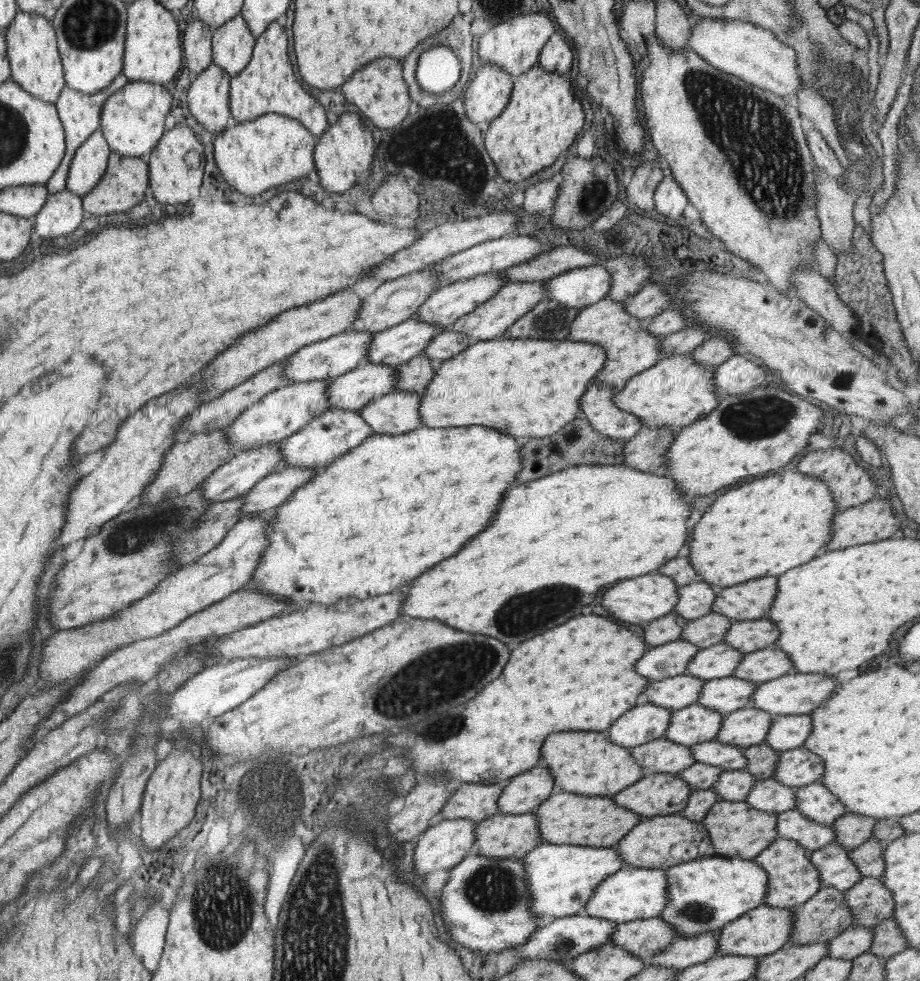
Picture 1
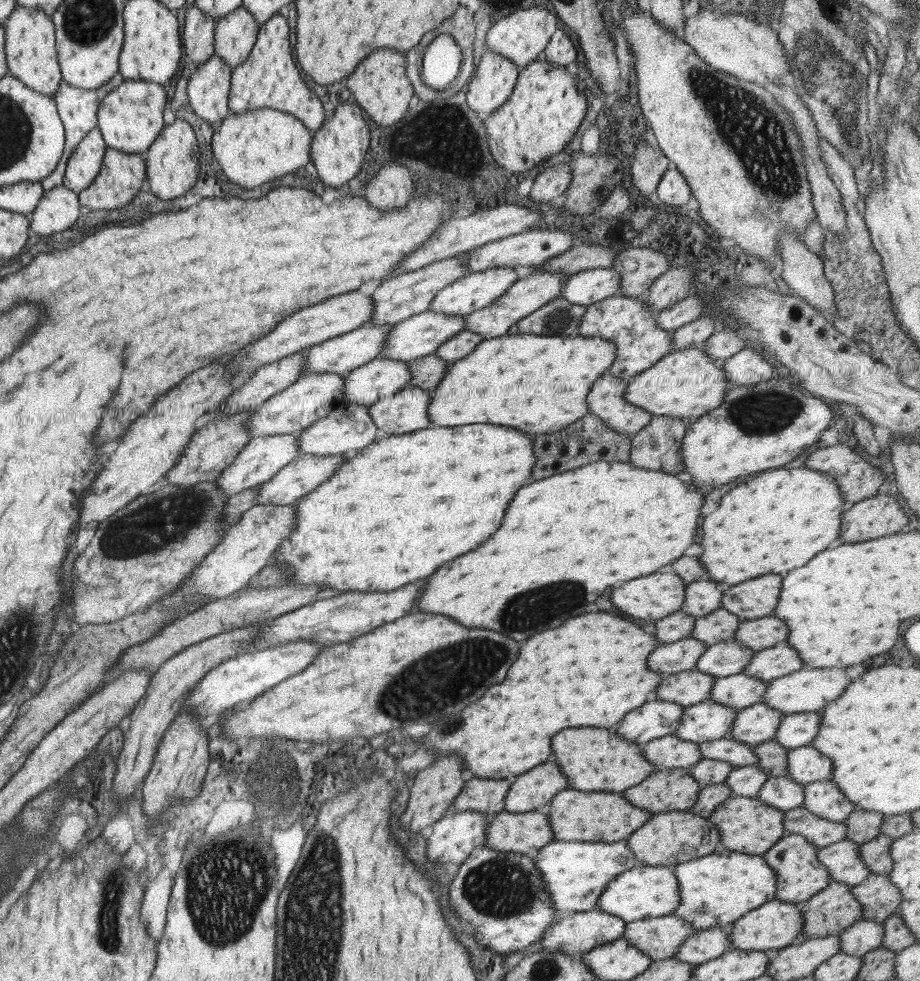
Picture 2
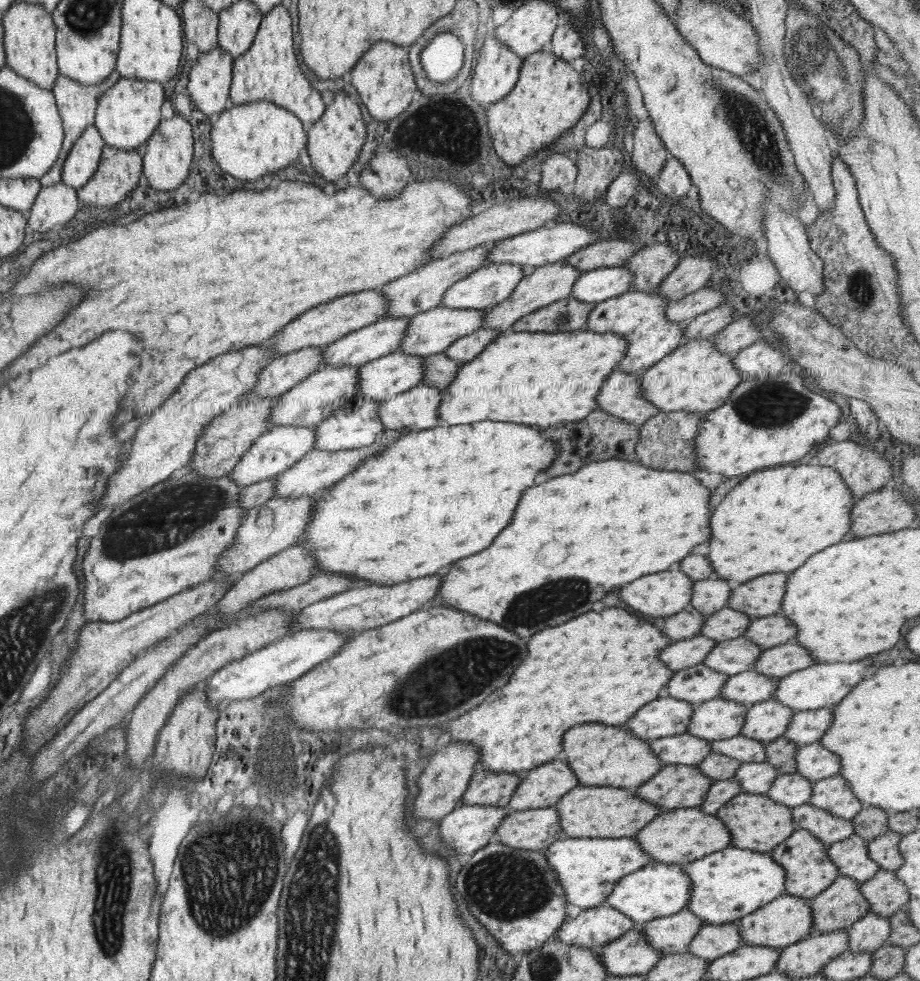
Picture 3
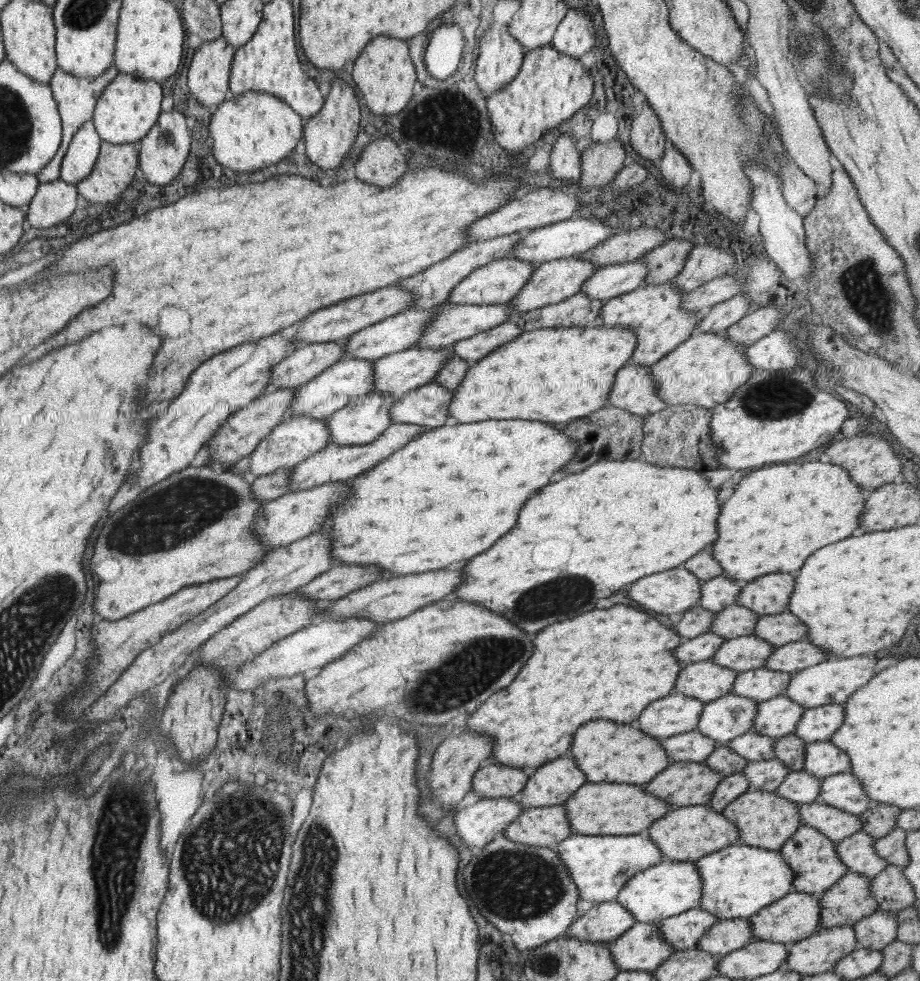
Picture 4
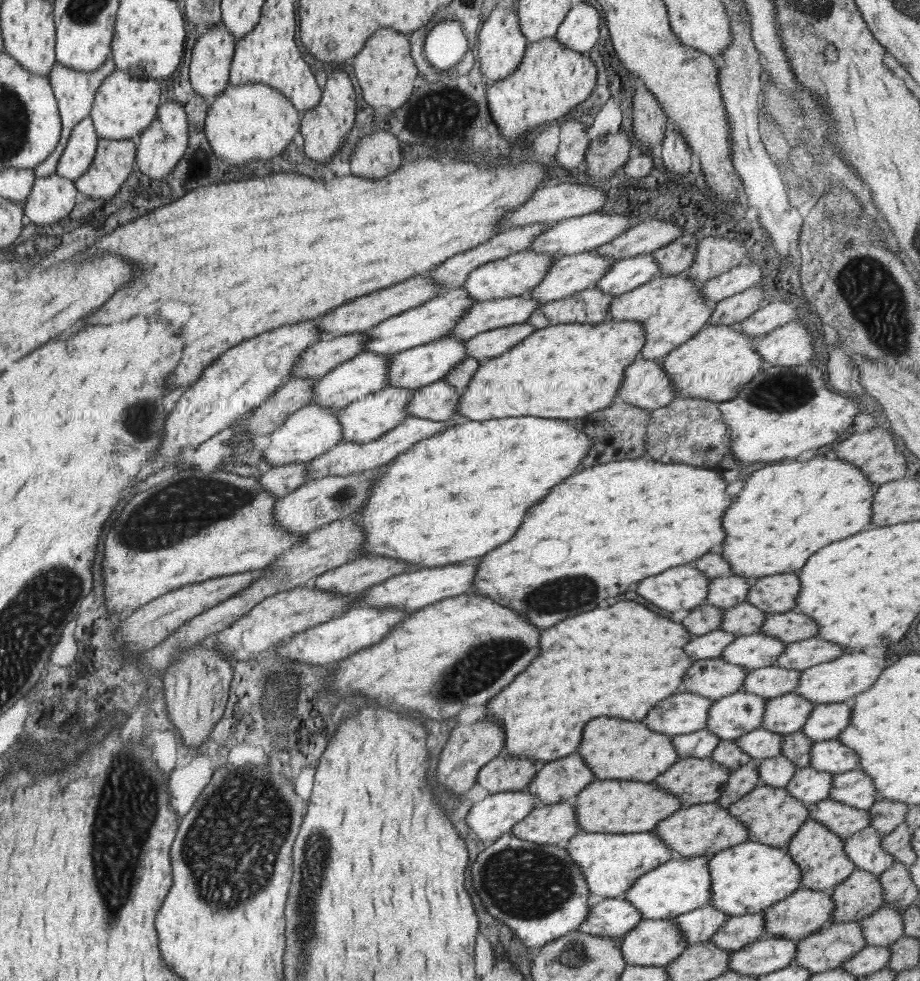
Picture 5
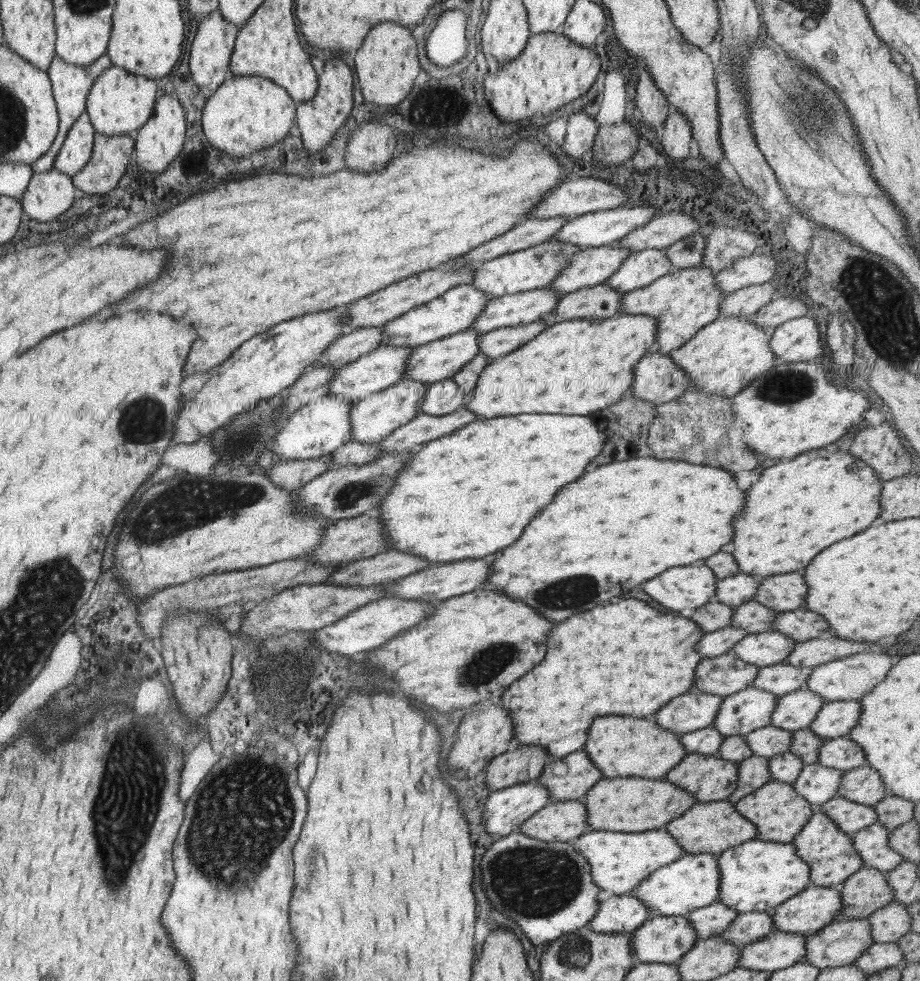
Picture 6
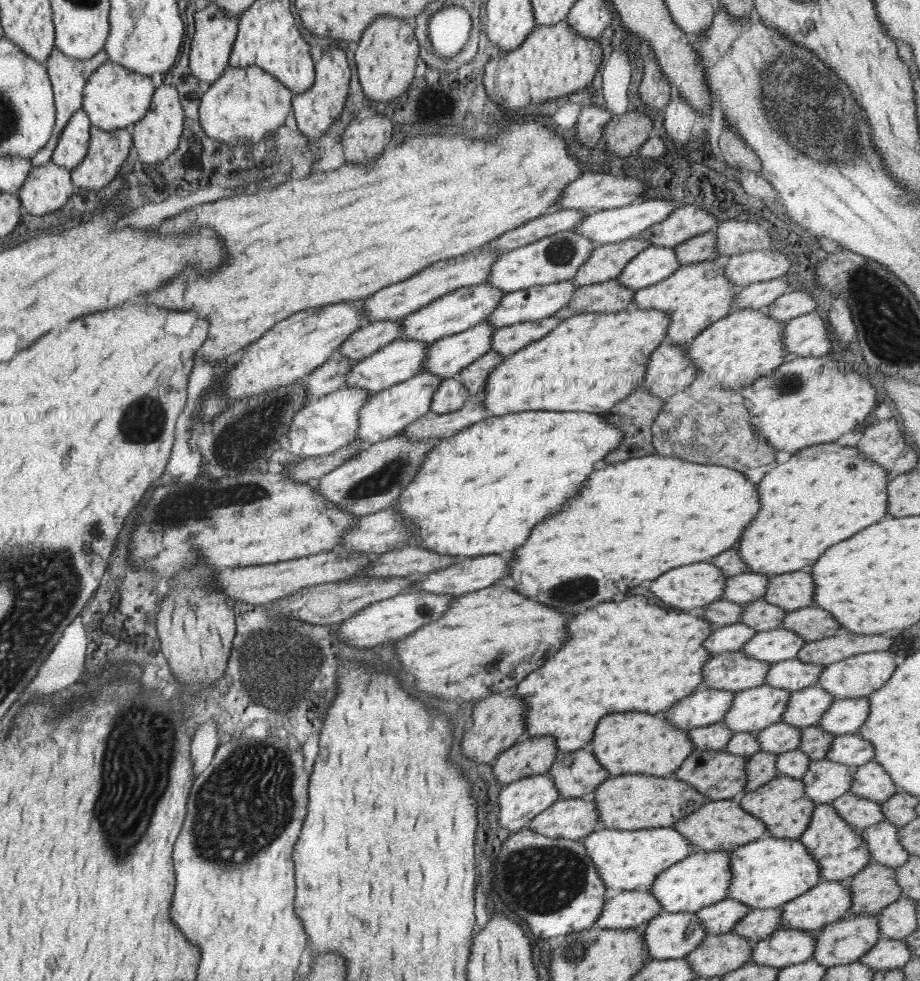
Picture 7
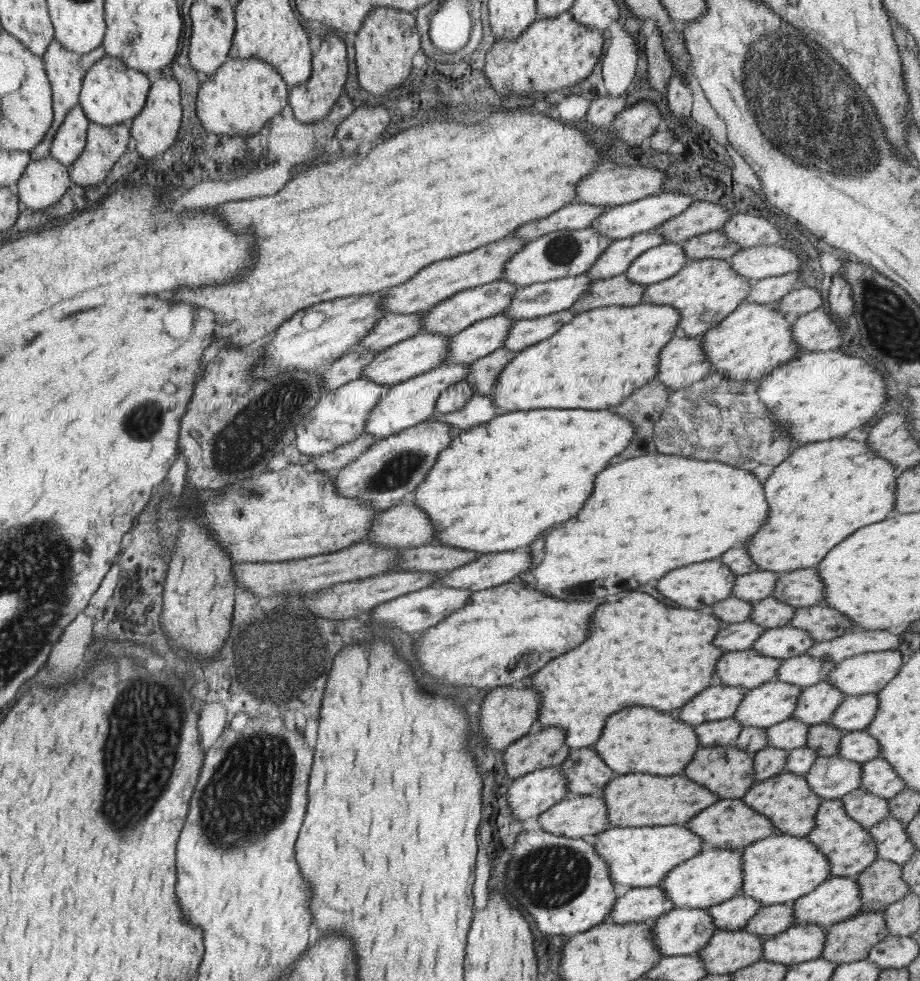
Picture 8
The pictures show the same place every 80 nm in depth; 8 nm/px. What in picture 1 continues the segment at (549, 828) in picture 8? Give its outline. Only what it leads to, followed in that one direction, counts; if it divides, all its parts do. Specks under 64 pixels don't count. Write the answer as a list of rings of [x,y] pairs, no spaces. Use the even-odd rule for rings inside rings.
[[[496,812],[475,824],[472,848],[479,856],[518,860],[541,842],[534,814]]]

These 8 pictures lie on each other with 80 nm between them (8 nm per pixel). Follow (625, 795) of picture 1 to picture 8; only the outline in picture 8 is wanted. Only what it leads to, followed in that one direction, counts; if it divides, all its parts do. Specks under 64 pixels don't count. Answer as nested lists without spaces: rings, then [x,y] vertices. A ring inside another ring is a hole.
[[[733,744],[699,746],[681,773],[695,784],[706,788],[712,794],[716,794],[719,799],[740,799],[754,782],[752,758],[753,753],[743,752],[735,748]]]

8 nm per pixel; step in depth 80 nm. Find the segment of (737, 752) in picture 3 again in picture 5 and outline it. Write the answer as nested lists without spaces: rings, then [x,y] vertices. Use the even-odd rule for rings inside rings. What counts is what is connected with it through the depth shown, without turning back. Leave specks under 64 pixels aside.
[[[759,727],[743,734],[734,741],[751,759],[760,760],[779,755],[782,738],[781,734],[769,732]]]

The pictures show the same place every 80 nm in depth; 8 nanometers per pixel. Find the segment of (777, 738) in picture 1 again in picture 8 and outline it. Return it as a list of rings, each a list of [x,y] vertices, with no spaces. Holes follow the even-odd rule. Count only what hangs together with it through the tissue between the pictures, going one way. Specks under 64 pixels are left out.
[[[871,693],[843,697],[826,723],[844,733],[865,730],[874,717],[876,704],[876,695]]]

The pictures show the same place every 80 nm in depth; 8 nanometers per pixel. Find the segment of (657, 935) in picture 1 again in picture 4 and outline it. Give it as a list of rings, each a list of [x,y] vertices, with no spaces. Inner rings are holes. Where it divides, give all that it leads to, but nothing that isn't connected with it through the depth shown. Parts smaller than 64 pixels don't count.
[[[697,906],[657,922],[663,941],[667,940],[667,945],[673,951],[685,951],[694,949],[699,942],[698,938],[705,934],[717,919]]]

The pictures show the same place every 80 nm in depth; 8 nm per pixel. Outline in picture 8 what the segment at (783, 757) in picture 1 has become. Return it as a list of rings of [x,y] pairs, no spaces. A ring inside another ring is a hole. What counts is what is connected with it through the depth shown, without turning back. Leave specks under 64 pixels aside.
[[[861,730],[845,732],[839,739],[838,751],[835,755],[862,764],[879,754],[879,743],[867,733],[867,730]]]

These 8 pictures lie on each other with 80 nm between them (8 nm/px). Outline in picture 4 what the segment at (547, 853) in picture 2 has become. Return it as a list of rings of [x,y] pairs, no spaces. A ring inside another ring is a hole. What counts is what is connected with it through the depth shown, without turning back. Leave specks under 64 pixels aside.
[[[645,832],[627,836],[583,836],[570,834],[550,846],[576,886],[578,900],[585,902],[609,902],[629,877],[663,860],[657,847]]]

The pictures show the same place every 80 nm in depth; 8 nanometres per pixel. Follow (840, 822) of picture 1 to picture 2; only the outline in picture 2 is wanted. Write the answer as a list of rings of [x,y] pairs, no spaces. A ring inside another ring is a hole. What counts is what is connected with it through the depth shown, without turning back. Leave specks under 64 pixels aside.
[[[856,809],[851,811],[842,823],[845,827],[844,838],[862,845],[879,834],[879,825],[884,816],[871,810]]]

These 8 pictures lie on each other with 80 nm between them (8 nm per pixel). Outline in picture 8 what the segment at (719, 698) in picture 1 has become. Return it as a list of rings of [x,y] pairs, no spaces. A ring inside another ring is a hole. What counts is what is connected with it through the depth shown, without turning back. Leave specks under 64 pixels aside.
[[[808,654],[782,659],[772,680],[794,684],[802,689],[825,681],[834,664],[835,662],[813,658]]]

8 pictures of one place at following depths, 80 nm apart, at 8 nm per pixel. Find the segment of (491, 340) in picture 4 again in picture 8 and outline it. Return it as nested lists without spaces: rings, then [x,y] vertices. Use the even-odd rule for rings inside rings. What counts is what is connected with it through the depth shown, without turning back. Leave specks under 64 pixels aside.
[[[570,309],[538,316],[537,318],[525,318],[515,321],[506,332],[502,340],[502,347],[511,352],[519,352],[540,340],[551,336],[562,324],[572,319],[573,312]]]

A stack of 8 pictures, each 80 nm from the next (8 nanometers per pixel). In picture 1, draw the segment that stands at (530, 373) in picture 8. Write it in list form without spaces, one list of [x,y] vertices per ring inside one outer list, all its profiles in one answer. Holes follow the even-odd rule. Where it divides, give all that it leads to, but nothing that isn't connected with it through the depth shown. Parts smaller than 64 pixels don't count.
[[[495,338],[485,341],[472,342],[467,348],[464,348],[459,354],[444,360],[438,364],[434,370],[431,380],[425,385],[423,392],[419,394],[418,415],[422,426],[427,428],[449,428],[463,426],[487,426],[487,428],[495,428],[497,432],[505,432],[511,438],[537,438],[541,439],[545,436],[555,434],[561,427],[565,427],[576,416],[580,416],[578,407],[579,397],[585,392],[585,389],[591,384],[592,378],[605,362],[604,350],[596,344],[587,342],[577,342],[576,340],[568,340],[567,338],[559,340],[539,340],[535,338],[523,339],[501,339]]]

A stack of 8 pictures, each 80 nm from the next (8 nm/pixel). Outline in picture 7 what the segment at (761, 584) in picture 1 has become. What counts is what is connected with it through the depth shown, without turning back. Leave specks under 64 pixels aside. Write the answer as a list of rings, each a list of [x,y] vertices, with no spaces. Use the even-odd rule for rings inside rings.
[[[806,570],[768,576],[762,599],[785,611],[809,607],[812,604],[814,584]]]

